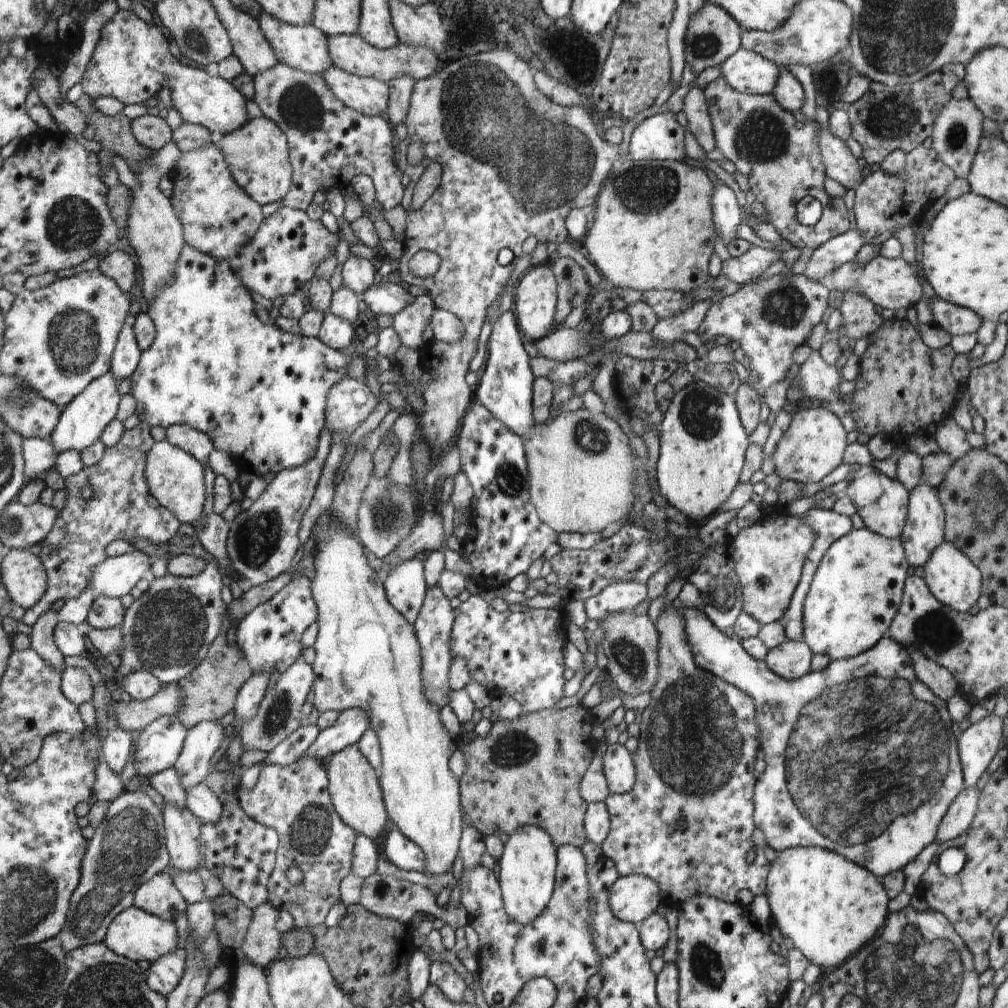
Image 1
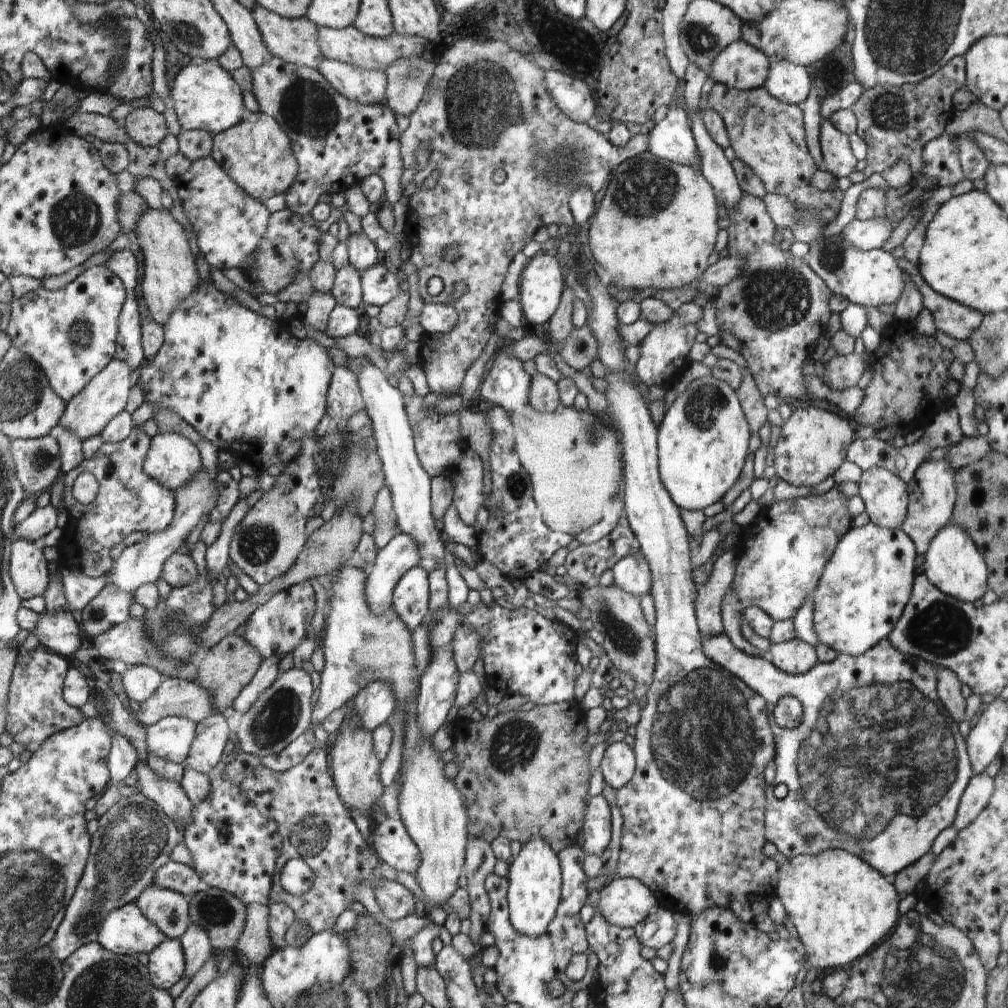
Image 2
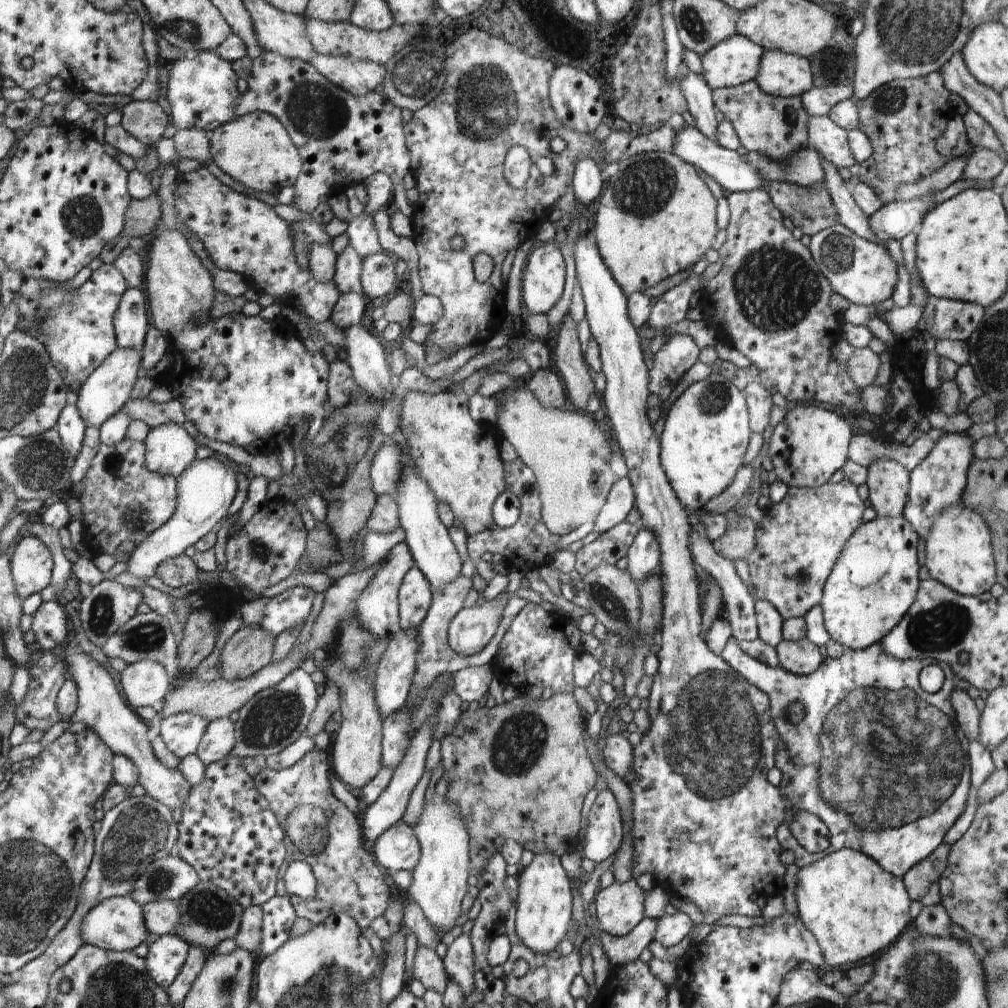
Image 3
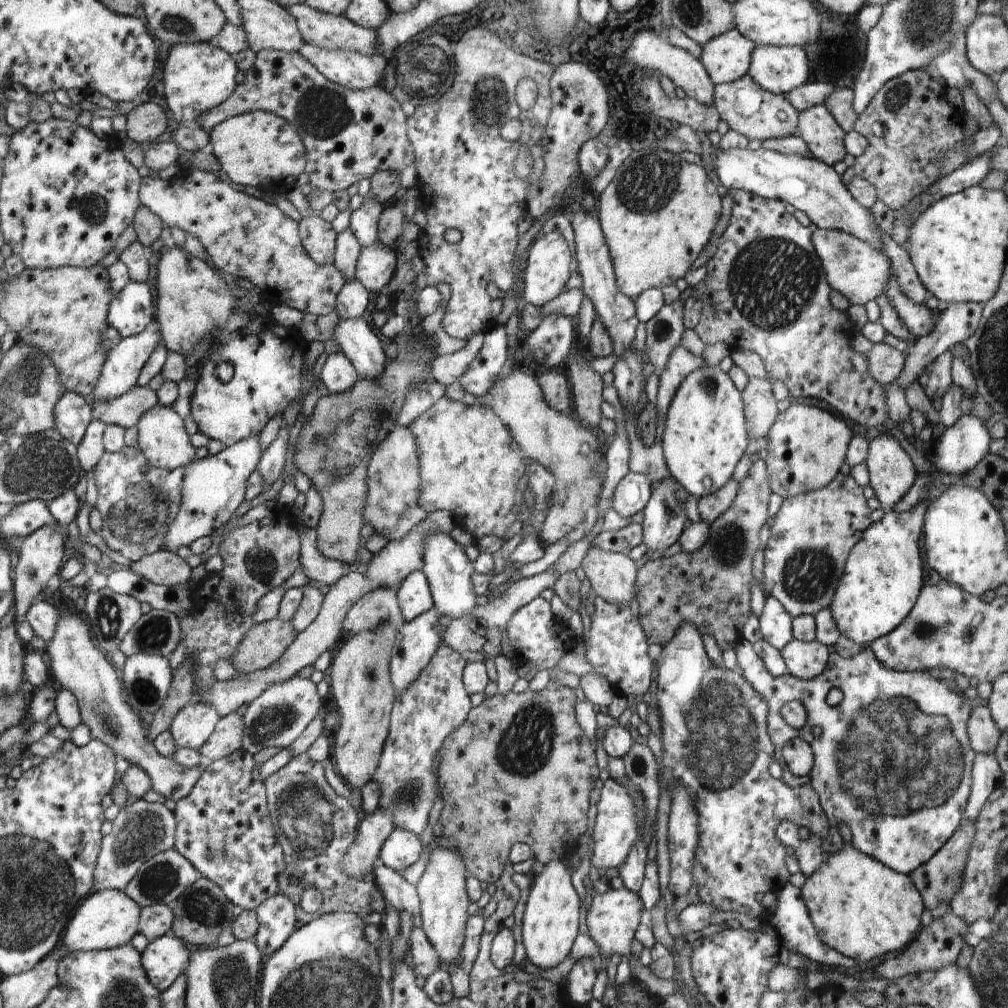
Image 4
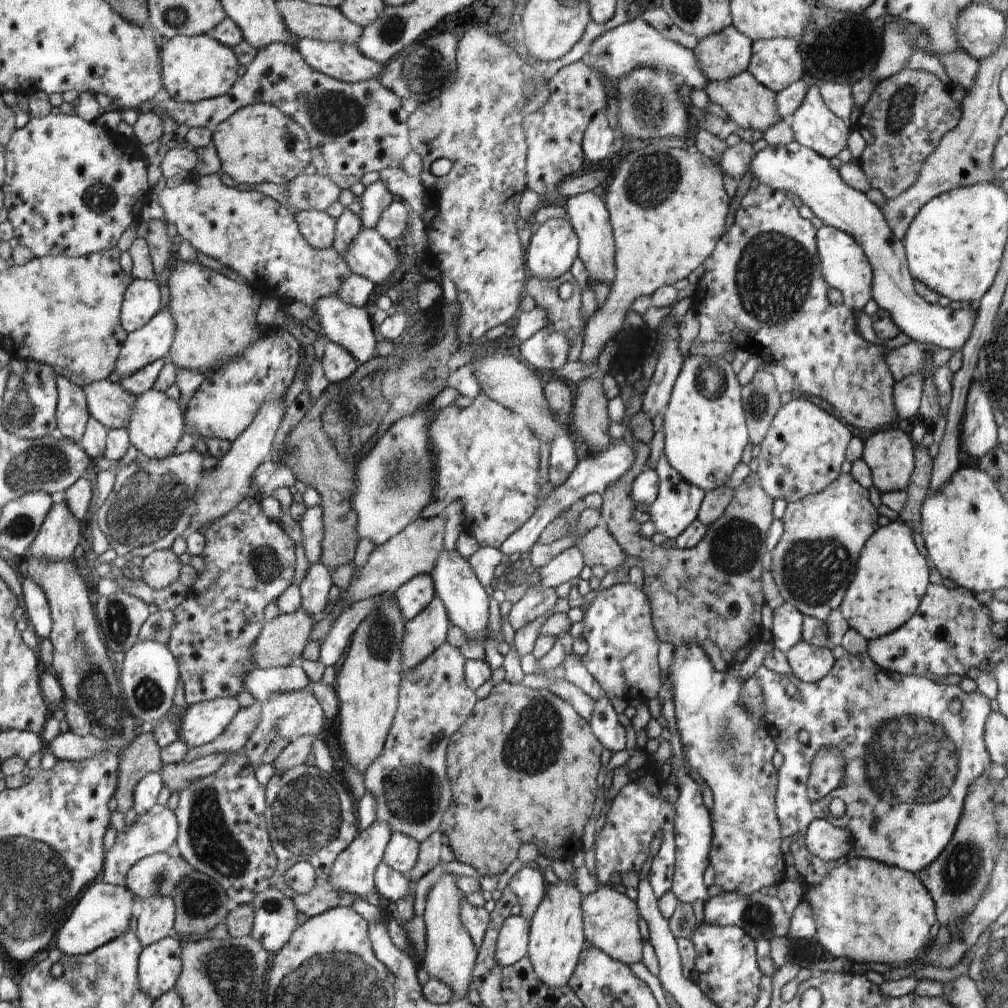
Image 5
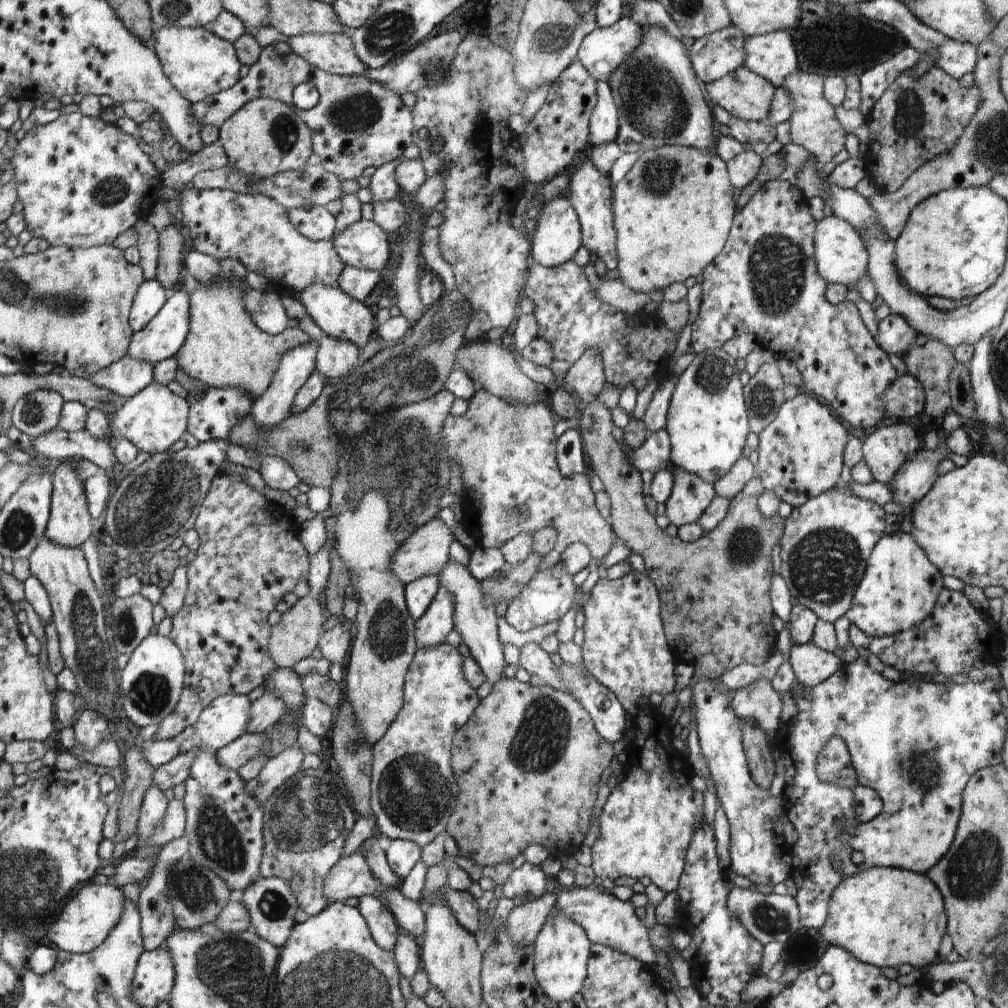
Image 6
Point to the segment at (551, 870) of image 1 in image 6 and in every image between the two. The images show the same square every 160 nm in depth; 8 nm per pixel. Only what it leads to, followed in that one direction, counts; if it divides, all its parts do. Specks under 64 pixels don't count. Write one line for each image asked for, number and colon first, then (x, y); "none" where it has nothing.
2: (535, 881)
3: (544, 907)
4: (549, 926)
5: (556, 939)
6: (562, 950)

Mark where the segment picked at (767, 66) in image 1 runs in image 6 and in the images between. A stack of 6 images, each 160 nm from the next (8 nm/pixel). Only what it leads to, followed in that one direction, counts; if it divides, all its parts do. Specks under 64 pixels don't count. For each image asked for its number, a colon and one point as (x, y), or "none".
2: (739, 65)
3: (733, 61)
4: (726, 58)
5: (721, 56)
6: (713, 56)

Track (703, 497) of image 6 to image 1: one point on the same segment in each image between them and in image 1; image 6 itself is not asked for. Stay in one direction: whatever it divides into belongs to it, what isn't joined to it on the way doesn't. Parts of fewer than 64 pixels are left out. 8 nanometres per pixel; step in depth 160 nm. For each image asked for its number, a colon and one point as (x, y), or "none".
1: (620, 597)
2: (632, 574)
3: (643, 556)
4: (664, 520)
5: (678, 503)

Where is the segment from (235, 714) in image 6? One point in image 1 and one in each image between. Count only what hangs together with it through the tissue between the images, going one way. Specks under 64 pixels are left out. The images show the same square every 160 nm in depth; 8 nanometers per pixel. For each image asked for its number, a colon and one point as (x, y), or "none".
1: (156, 748)
2: (170, 738)
3: (183, 732)
4: (194, 724)
5: (203, 722)

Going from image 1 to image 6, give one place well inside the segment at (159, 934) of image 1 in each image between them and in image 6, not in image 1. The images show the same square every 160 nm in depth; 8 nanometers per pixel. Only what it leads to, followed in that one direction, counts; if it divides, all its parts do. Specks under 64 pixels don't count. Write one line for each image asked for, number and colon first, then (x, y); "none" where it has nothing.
2: (126, 932)
3: (117, 924)
4: (107, 919)
5: (101, 915)
6: (85, 922)

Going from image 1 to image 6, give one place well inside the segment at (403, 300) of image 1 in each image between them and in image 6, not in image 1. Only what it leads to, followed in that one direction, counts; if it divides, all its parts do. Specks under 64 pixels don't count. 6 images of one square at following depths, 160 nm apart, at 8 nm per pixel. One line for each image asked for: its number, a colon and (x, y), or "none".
2: (379, 286)
3: (378, 280)
4: (376, 265)
5: (369, 255)
6: (364, 245)

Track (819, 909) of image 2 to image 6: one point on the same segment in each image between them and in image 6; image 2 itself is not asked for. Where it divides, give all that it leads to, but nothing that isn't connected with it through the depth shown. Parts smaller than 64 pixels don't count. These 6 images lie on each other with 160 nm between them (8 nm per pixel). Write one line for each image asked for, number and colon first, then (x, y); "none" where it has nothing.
3: (854, 908)
4: (861, 908)
5: (865, 911)
6: (888, 917)

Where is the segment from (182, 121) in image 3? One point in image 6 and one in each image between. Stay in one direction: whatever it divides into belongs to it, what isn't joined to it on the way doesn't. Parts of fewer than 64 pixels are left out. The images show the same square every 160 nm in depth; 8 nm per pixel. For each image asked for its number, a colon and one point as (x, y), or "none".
4: (197, 77)
5: (194, 68)
6: (198, 63)

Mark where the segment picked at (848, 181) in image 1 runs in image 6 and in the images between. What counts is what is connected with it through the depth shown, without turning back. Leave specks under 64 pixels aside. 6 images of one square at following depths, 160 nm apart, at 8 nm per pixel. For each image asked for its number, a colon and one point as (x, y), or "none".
2: (838, 159)
3: (830, 141)
4: (817, 128)
5: (813, 125)
6: (813, 125)

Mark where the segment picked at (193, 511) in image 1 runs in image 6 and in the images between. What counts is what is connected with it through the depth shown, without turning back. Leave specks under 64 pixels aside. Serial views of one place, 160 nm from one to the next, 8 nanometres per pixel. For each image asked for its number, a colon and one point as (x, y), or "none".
2: (172, 460)
3: (169, 450)
4: (161, 435)
5: (155, 427)
6: (154, 419)

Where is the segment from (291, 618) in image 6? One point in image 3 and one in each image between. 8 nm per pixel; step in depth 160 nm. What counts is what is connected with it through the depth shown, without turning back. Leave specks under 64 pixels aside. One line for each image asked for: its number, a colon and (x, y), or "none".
3: (250, 649)
4: (264, 644)
5: (282, 642)

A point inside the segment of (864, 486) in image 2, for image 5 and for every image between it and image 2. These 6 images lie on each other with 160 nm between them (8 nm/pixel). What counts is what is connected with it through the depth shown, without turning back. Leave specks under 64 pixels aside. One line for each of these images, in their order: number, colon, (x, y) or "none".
3: (888, 481)
4: (891, 472)
5: (889, 454)

